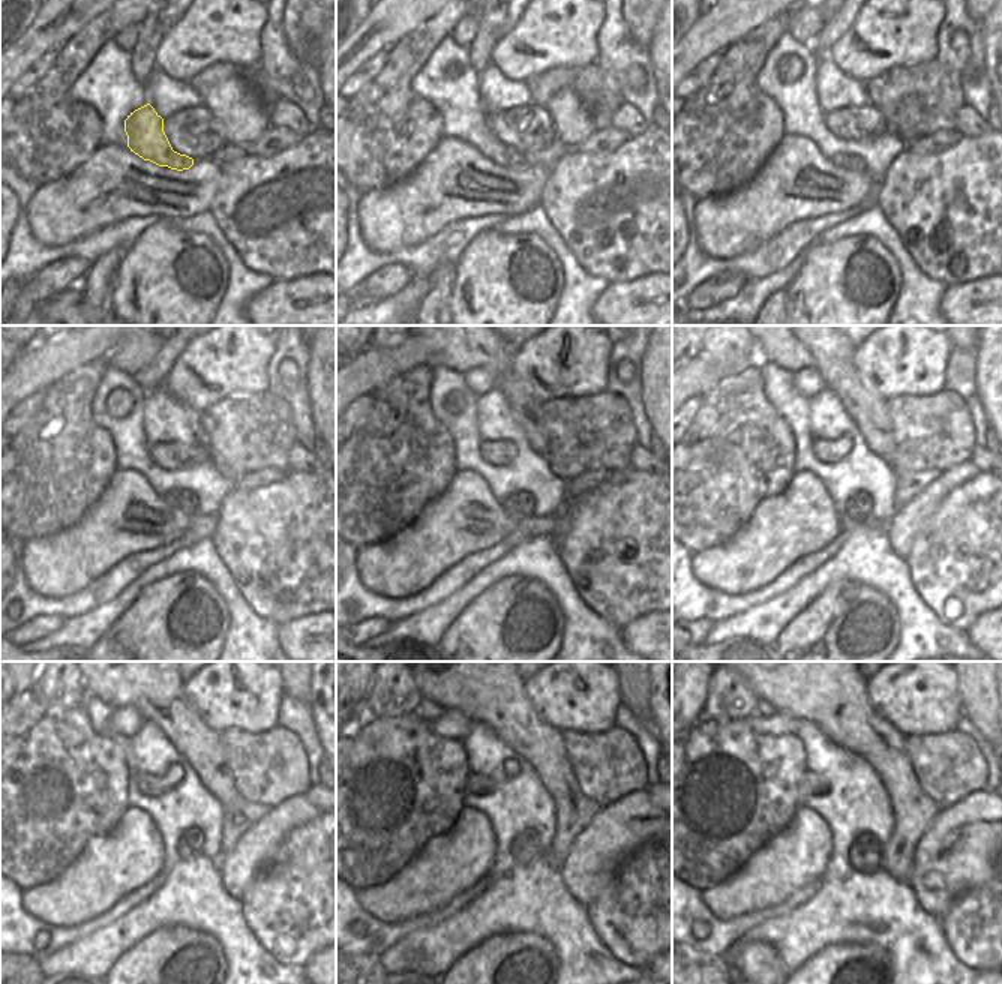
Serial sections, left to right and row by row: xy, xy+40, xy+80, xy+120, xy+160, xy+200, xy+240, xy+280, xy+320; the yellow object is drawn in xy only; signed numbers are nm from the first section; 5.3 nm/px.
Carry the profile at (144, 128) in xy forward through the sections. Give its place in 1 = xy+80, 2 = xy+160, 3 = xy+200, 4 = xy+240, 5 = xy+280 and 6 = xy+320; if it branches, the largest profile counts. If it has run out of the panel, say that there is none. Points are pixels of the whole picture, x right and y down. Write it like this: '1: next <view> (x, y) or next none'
1: next xy+80 (852, 162)
2: next xy+160 (521, 503)
3: next xy+200 (858, 504)
4: next xy+240 (189, 845)
5: next xy+280 (525, 848)
6: next xy+320 (864, 857)

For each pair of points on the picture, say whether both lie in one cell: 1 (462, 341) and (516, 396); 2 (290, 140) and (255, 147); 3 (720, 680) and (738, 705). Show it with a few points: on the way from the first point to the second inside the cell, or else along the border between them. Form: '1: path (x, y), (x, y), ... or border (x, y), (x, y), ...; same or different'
1: path (479, 347), (503, 371), (506, 380); same
2: path (281, 140), (270, 147), (264, 147); same
3: path (726, 686), (734, 699); same

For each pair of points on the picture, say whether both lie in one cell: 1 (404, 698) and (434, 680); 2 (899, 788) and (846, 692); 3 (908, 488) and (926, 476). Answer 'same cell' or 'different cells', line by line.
1: different cells
2: same cell
3: same cell

